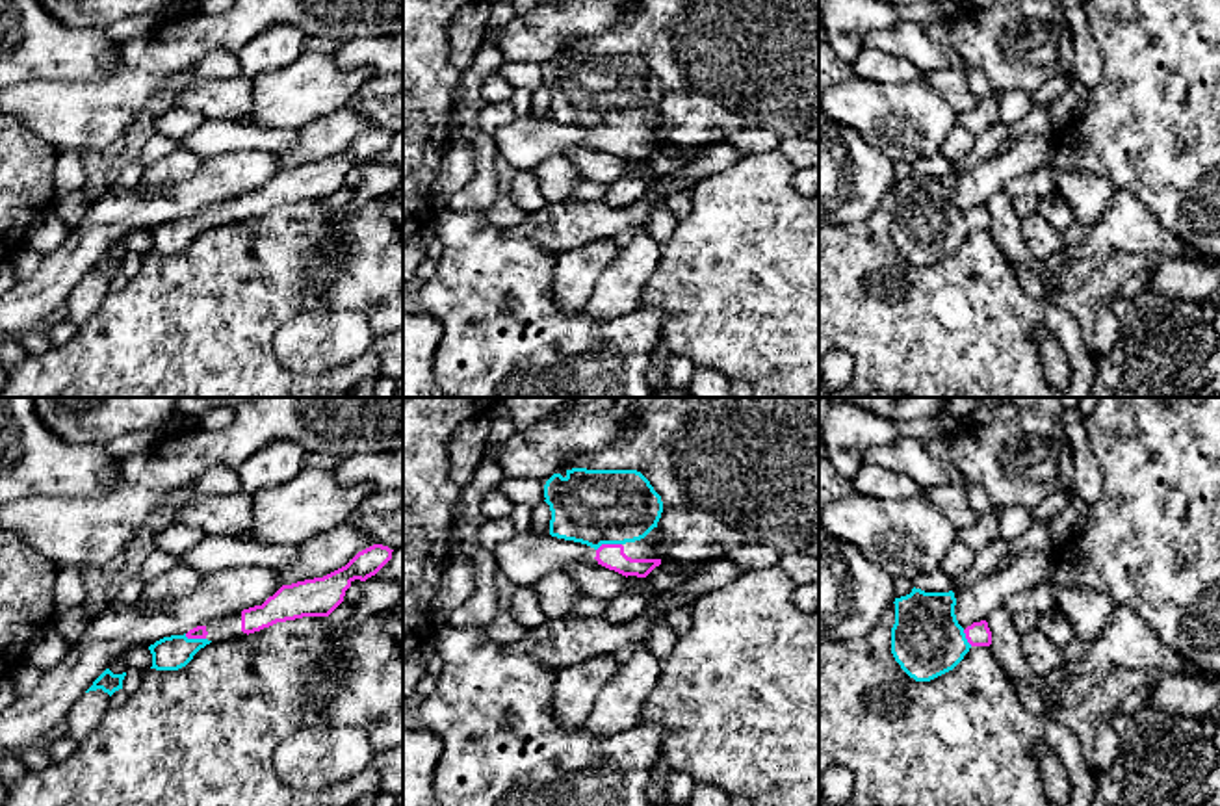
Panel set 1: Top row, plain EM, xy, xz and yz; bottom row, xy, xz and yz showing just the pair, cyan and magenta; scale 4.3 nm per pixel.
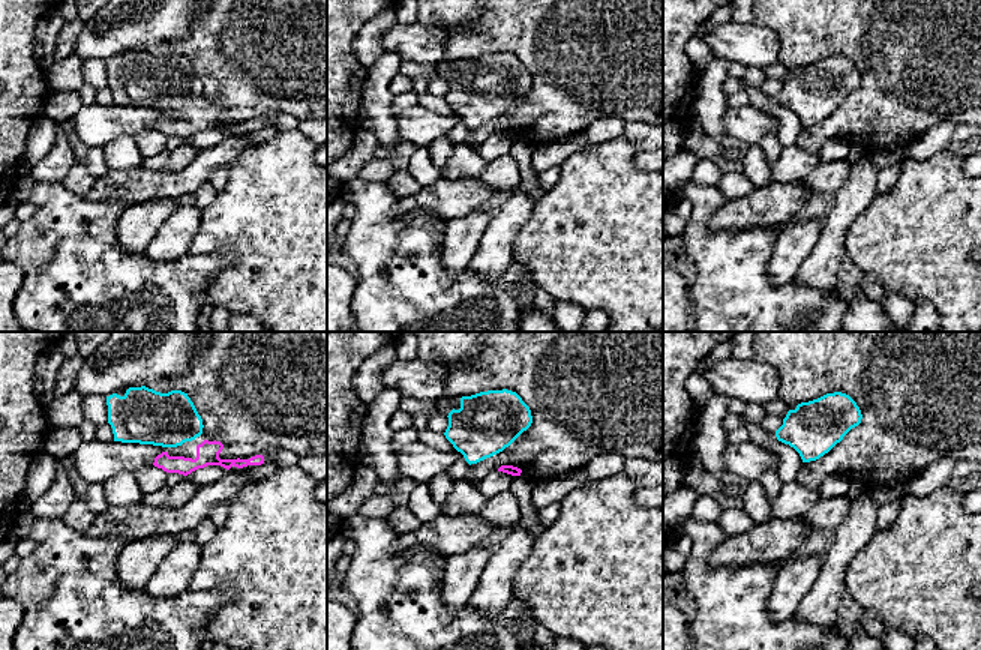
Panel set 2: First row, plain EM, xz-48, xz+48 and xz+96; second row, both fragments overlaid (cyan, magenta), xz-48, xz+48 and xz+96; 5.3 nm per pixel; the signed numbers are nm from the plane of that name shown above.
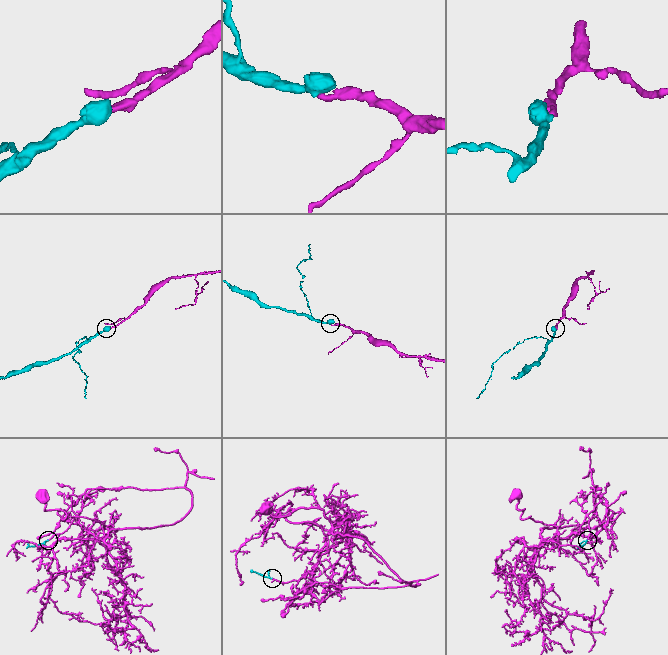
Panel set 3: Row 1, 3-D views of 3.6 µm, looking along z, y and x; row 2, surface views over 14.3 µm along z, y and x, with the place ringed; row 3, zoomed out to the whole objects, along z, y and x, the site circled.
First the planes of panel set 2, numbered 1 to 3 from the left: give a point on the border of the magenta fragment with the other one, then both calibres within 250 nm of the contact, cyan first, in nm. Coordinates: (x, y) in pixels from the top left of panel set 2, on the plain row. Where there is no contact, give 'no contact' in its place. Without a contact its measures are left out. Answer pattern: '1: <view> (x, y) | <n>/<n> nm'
1: no contact
2: no contact
3: no contact

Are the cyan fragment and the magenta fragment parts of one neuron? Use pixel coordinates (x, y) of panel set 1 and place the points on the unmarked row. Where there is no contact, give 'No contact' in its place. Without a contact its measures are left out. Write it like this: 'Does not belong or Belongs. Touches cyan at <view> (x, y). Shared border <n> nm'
Belongs. Touches cyan at xz (608, 127). Shared border 120 nm

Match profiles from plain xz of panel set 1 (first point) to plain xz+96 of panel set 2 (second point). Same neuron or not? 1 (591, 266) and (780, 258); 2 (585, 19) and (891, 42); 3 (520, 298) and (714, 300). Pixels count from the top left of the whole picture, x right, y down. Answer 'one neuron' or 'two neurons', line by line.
1: one neuron
2: two neurons
3: one neuron

